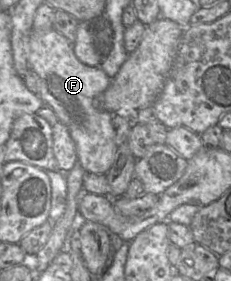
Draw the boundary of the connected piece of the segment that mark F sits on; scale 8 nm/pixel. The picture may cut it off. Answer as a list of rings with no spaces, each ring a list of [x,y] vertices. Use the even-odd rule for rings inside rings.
[[[53,28],[31,32],[27,61],[29,68],[41,79],[39,98],[69,130],[76,146],[77,163],[86,173],[106,174],[117,150],[112,124],[114,114],[98,107],[98,98],[109,87],[112,79],[100,66],[91,67],[80,62],[74,53],[73,43]]]

